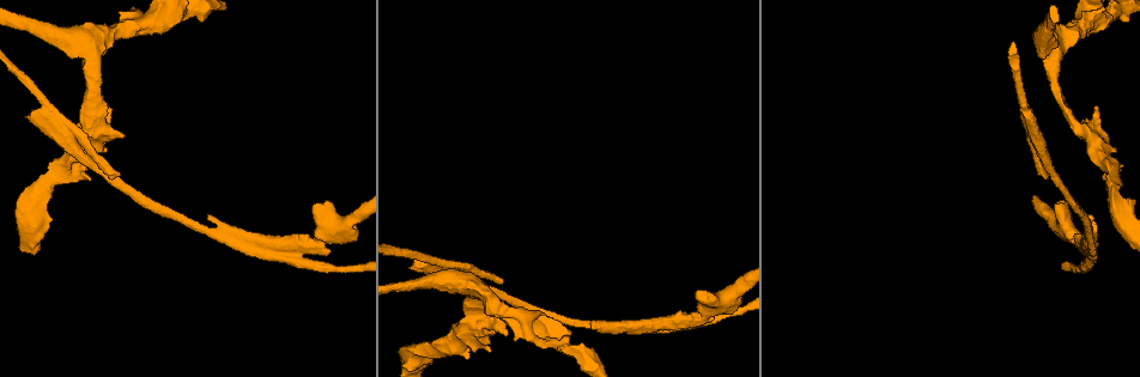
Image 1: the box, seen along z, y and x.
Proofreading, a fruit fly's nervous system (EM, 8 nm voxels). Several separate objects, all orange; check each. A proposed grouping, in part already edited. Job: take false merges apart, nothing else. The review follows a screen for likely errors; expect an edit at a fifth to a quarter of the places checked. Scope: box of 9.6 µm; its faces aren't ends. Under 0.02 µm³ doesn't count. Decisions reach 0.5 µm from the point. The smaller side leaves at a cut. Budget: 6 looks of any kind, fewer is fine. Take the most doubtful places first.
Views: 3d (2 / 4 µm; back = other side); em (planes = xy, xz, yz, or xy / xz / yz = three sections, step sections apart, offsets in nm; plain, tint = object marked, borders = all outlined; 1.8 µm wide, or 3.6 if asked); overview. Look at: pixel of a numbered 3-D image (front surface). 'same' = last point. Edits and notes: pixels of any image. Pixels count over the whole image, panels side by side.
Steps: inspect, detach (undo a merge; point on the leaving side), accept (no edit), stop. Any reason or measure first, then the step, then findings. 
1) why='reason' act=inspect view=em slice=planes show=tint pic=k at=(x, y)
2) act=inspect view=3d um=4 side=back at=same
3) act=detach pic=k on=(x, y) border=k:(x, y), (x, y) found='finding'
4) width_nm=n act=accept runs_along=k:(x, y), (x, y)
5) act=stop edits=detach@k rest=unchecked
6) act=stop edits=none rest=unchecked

why='side arm on a straight run' act=inspect view=em slice=xy step=8 show=tint pic=1 at=(89, 129)

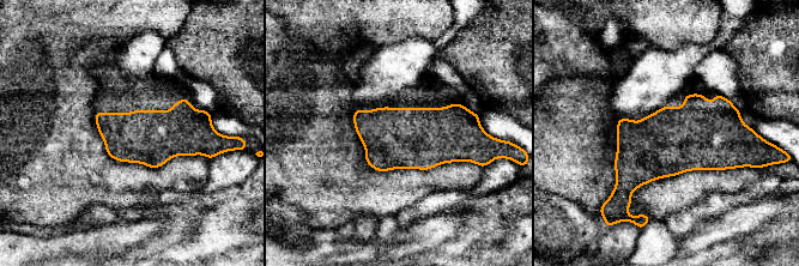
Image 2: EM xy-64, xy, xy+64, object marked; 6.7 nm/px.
act=inspect view=em slice=planes show=borders at=same

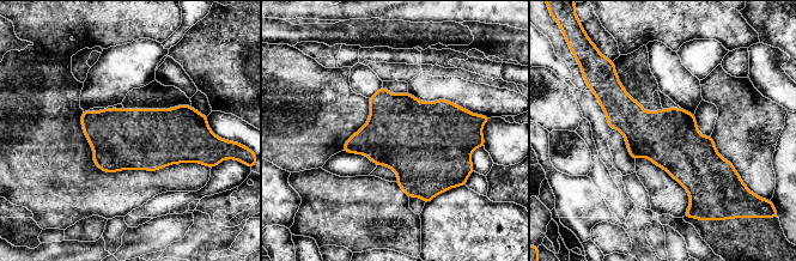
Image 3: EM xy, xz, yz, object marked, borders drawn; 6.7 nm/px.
width_nm=380 act=accept found='all the same neuron'

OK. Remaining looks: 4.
why='calibre changes' act=inspect view=em slice=planes show=plain pic=1 at=(167, 19)

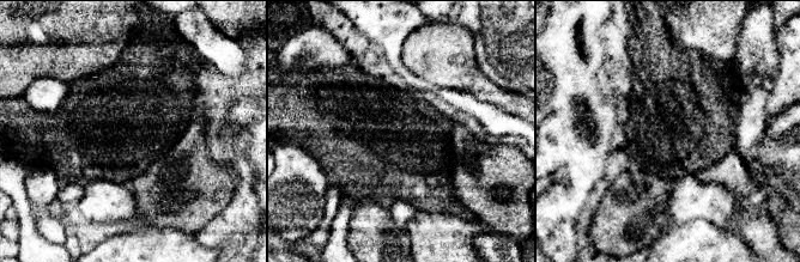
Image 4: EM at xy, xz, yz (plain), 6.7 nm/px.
act=inspect view=em slice=planes show=borders at=same

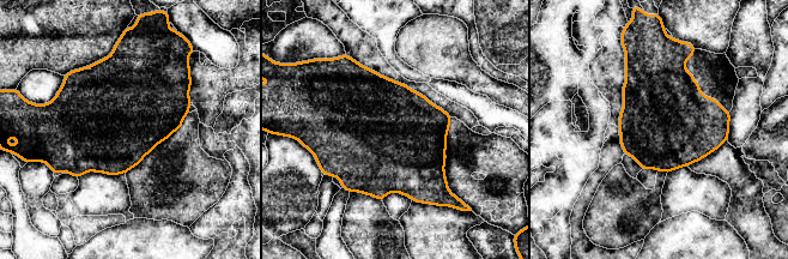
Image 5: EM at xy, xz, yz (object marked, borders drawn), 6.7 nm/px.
act=accept found='continuous, no second neuron'

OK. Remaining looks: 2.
why='a narrow waist' act=inspect view=em slice=planes show=tint pic=1 at=(726, 315)

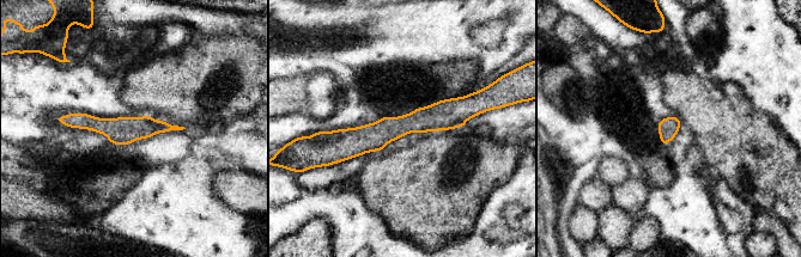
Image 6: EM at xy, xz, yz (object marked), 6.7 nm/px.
act=accept runs_along=6:(472, 110), (375, 136), (331, 134) found='one neuron here'

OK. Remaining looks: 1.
act=stop edits=none rest=unchecked

